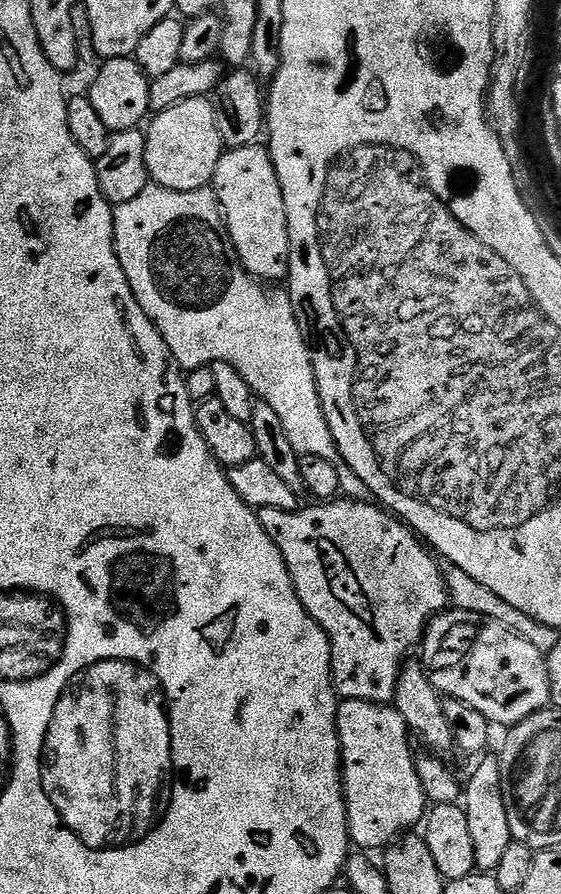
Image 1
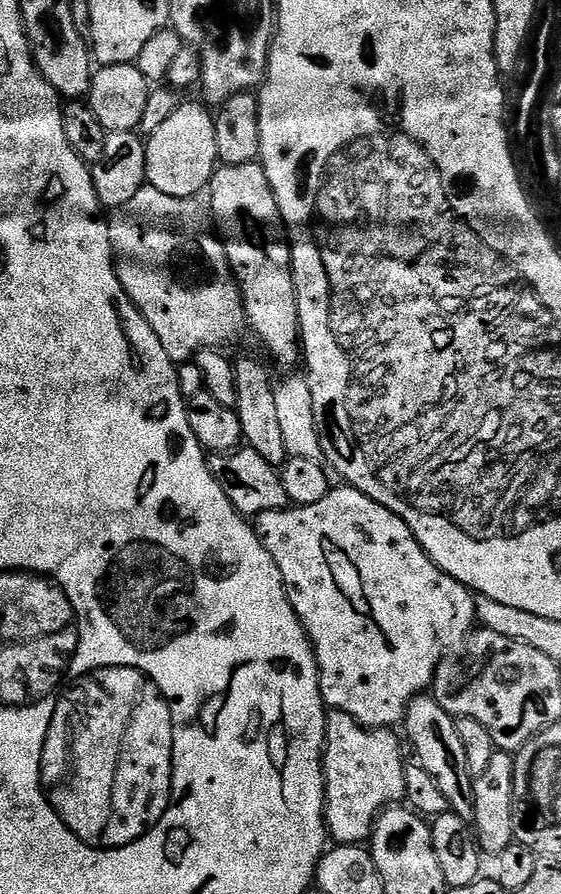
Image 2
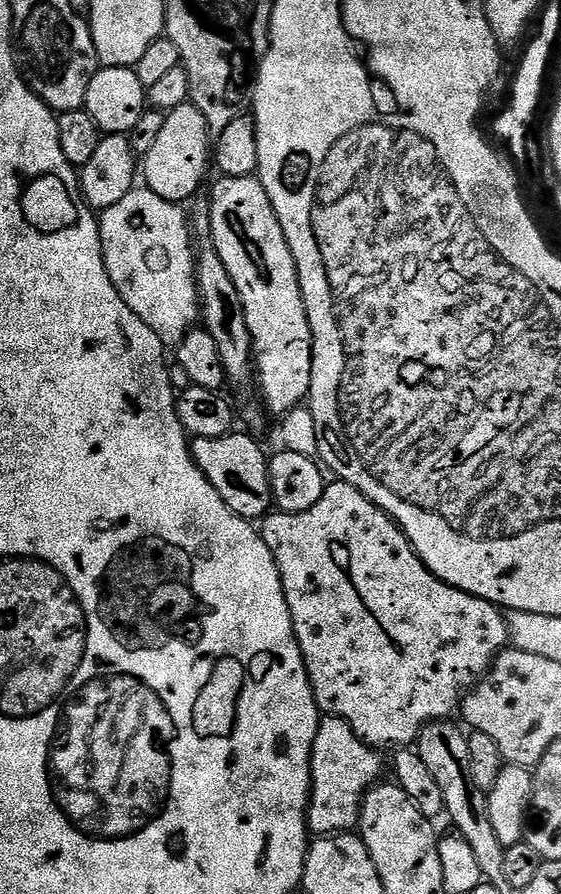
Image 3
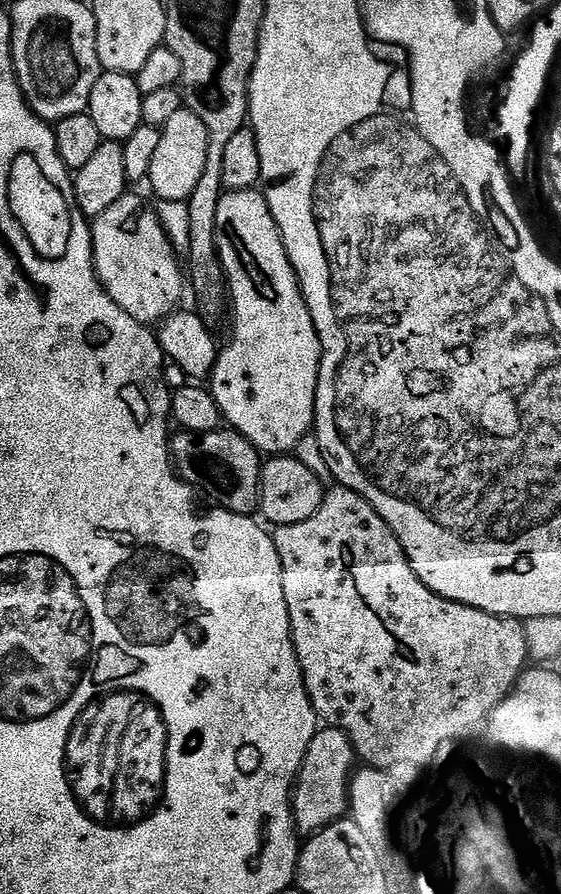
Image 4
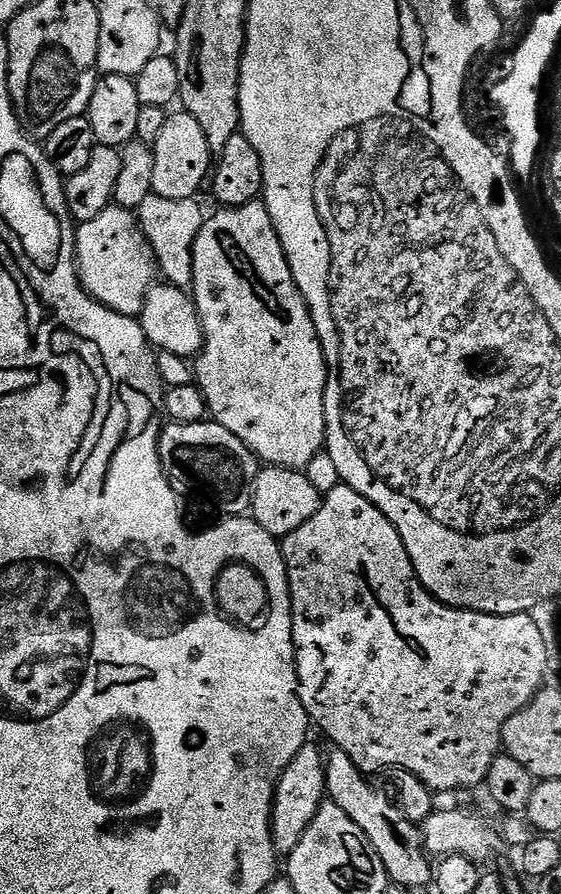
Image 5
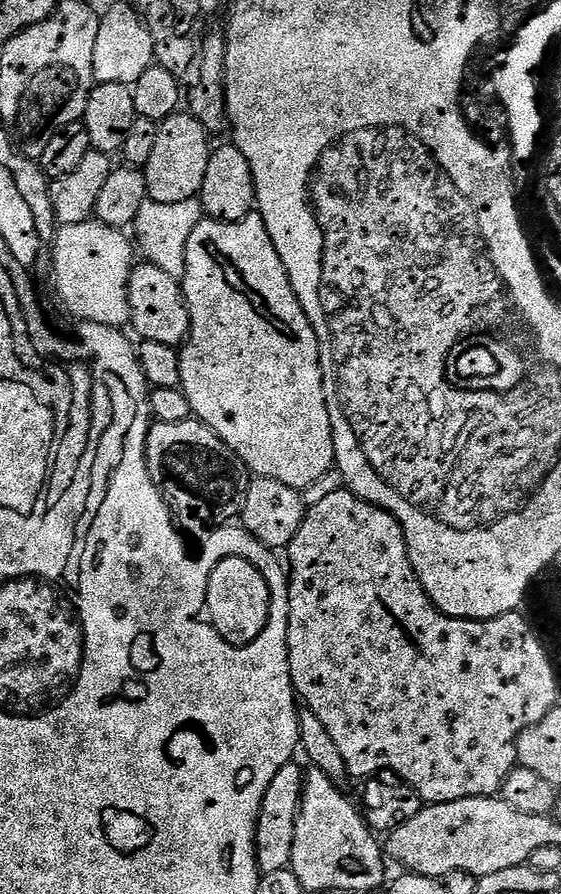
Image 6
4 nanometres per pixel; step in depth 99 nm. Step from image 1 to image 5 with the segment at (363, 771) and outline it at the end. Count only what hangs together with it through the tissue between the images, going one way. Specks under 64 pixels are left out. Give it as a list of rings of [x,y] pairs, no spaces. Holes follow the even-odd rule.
[[[309,742],[294,754],[294,762],[286,766],[282,778],[276,784],[276,793],[272,803],[272,841],[277,853],[281,857],[287,858],[298,842],[302,841],[302,836],[307,827],[314,822],[315,815],[326,800],[328,783],[326,782],[326,766],[324,765],[326,756],[315,742]]]

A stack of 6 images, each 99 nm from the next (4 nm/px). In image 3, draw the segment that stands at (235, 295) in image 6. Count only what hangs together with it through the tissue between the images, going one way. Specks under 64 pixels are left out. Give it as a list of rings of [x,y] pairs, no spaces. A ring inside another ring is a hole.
[[[255,175],[220,176],[217,181],[212,188],[212,196],[210,195],[211,247],[218,250],[222,266],[226,266],[230,278],[234,278],[234,286],[238,286],[238,298],[242,298],[242,306],[246,310],[246,326],[250,326],[254,372],[258,377],[258,388],[264,391],[263,403],[269,413],[293,412],[307,401],[312,385],[312,331],[302,298],[294,254],[286,242],[282,222],[278,222],[278,214],[274,214],[270,194],[266,194],[259,178]]]

